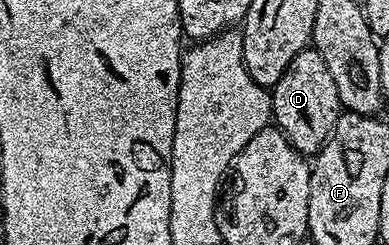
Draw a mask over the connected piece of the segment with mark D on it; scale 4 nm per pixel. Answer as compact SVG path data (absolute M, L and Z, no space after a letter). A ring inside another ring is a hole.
M306 49L287 65L287 73L271 88L273 96L272 122L291 141L291 145L300 155L316 156L322 145L329 140L329 134L335 129L337 118L342 113L339 101L339 89L331 81L331 73L319 53Z

